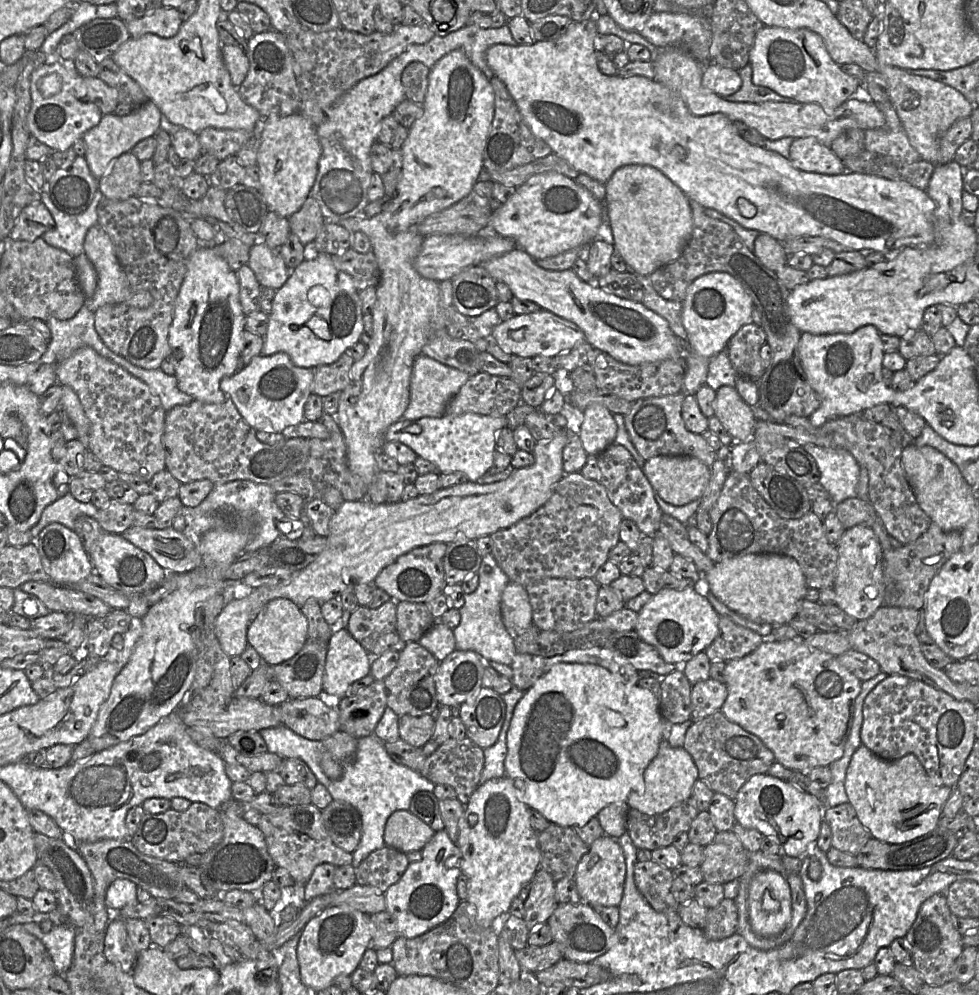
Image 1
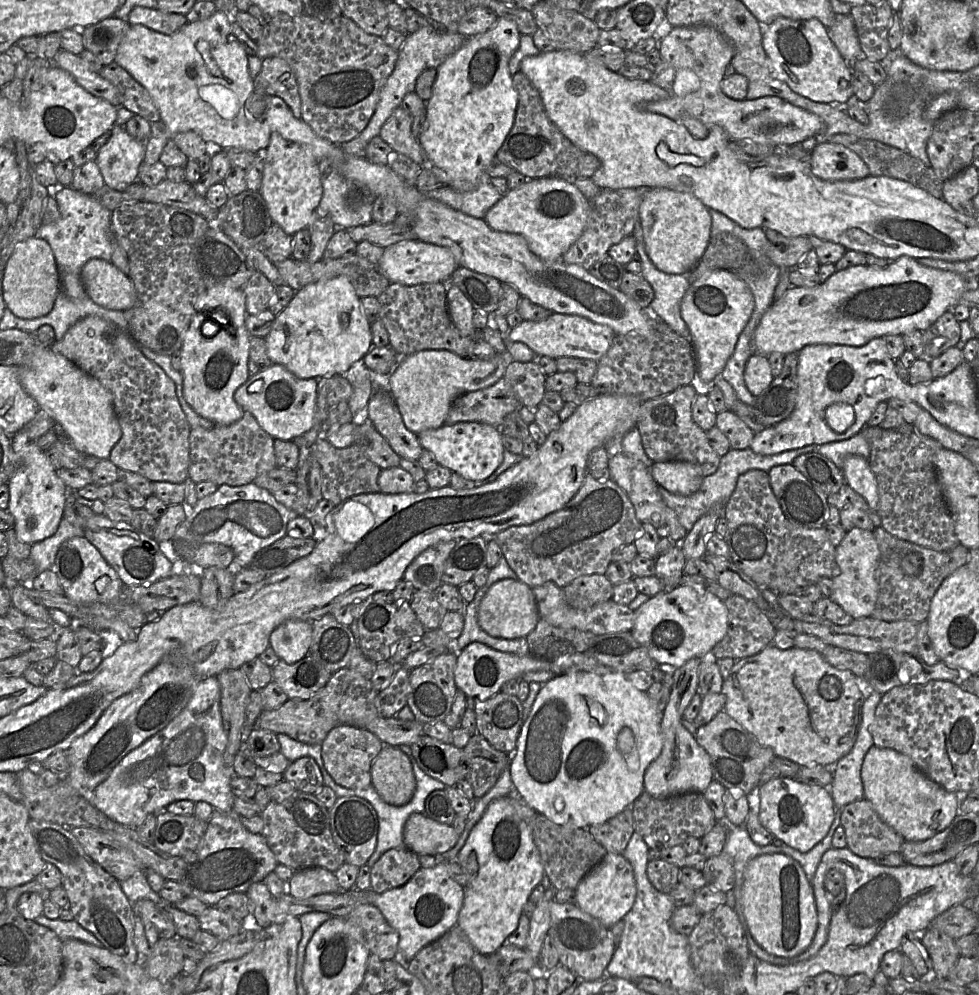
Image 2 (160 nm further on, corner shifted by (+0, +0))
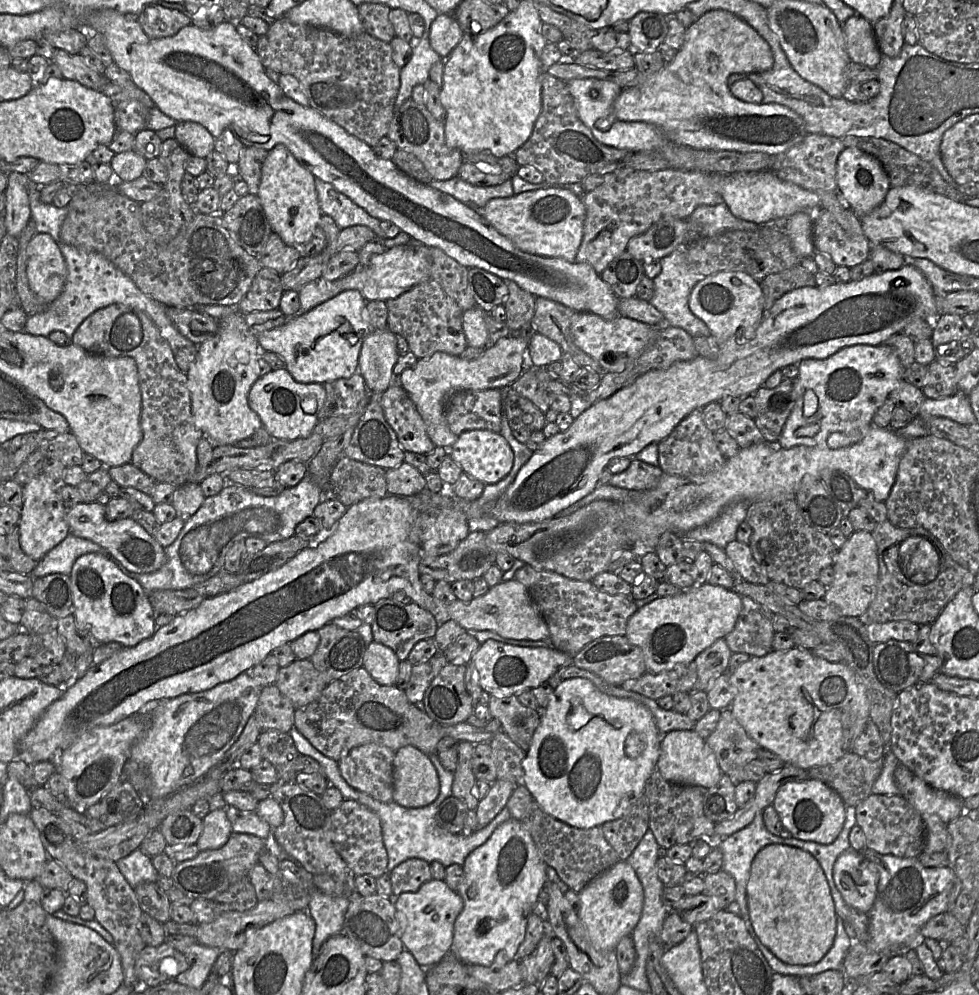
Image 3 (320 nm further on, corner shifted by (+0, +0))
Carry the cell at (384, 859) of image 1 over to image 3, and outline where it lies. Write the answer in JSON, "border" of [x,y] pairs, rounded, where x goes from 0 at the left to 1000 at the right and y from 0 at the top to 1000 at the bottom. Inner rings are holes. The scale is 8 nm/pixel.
{"border":[[[419,862],[398,875],[400,899],[426,895],[430,889],[442,883],[439,867],[428,862]]]}

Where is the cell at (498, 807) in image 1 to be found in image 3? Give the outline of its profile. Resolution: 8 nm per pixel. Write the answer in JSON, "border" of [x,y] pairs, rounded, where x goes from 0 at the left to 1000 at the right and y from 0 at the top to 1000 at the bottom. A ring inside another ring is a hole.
{"border":[[[521,822],[508,830],[495,847],[479,857],[472,869],[473,885],[468,897],[473,904],[474,911],[464,928],[461,958],[475,969],[493,971],[514,971],[526,964],[528,955],[535,945],[544,911],[550,905],[552,894],[560,885],[558,870],[541,837],[530,824]]]}

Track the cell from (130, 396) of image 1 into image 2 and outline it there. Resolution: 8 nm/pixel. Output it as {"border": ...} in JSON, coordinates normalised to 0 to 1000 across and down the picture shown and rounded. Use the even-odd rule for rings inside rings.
{"border":[[[90,318],[78,324],[61,343],[52,348],[86,374],[99,381],[115,397],[117,416],[124,428],[125,438],[114,450],[111,461],[120,470],[145,477],[154,484],[188,485],[194,466],[193,438],[195,428],[185,410],[180,388],[166,371],[149,360],[129,332],[99,318]]]}

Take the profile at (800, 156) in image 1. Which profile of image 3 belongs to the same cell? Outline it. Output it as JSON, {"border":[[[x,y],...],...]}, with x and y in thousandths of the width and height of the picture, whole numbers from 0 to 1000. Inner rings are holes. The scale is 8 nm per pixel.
{"border":[[[863,148],[856,157],[854,182],[855,192],[860,201],[877,219],[897,208],[910,189],[908,178],[900,163],[893,157],[871,148]]]}

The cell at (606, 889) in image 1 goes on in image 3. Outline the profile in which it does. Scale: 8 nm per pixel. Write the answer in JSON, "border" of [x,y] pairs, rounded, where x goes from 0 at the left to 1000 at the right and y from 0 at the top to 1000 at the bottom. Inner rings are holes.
{"border":[[[636,864],[617,875],[592,896],[590,921],[606,951],[611,955],[628,955],[632,946],[644,941],[653,927],[657,912],[657,891],[648,873]]]}

